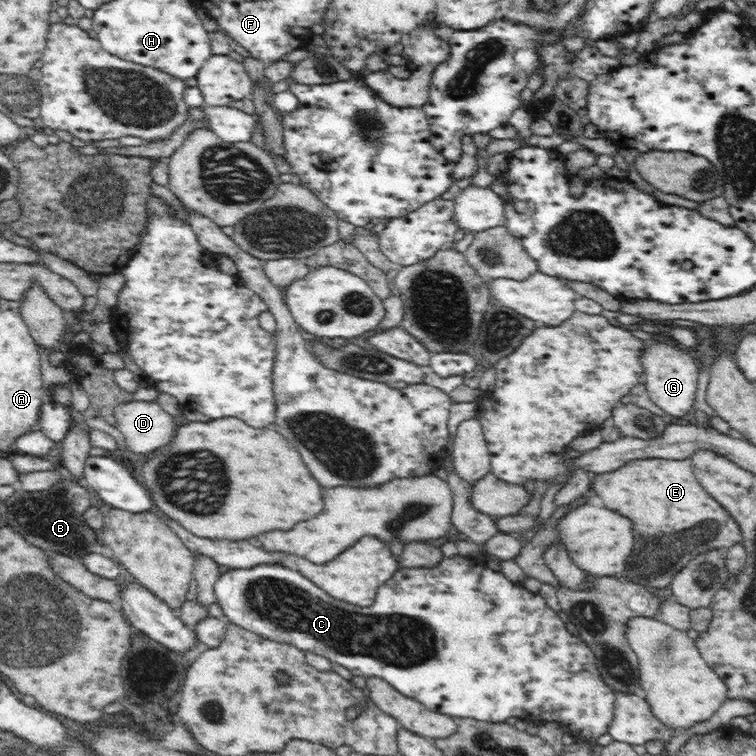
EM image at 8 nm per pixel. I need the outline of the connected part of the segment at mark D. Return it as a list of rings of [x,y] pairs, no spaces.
[[[156,401],[125,402],[116,406],[114,414],[114,426],[124,435],[127,448],[136,454],[162,449],[176,434],[175,418]]]

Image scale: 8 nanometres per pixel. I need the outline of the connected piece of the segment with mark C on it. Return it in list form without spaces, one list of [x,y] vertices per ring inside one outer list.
[[[462,555],[443,558],[442,562],[434,568],[407,568],[400,569],[392,575],[377,590],[377,597],[367,607],[356,606],[328,596],[324,590],[314,586],[310,580],[306,580],[300,572],[276,566],[276,564],[258,564],[248,570],[232,568],[219,576],[215,582],[215,597],[224,613],[224,618],[232,624],[237,624],[246,630],[259,634],[264,638],[272,638],[276,642],[288,642],[292,646],[305,652],[313,652],[328,658],[332,663],[341,664],[350,670],[354,676],[382,678],[389,682],[398,692],[410,698],[416,699],[431,711],[448,715],[449,717],[472,718],[477,721],[489,723],[501,723],[508,720],[510,716],[526,721],[532,720],[536,723],[558,722],[564,730],[570,730],[572,734],[578,732],[582,738],[598,738],[606,734],[608,725],[611,724],[615,714],[615,691],[608,683],[600,678],[600,672],[596,668],[596,657],[590,647],[576,638],[570,636],[566,625],[562,624],[559,613],[546,606],[546,601],[539,593],[533,593],[520,583],[509,580],[500,571],[492,572],[490,568],[476,564],[474,560]]]

